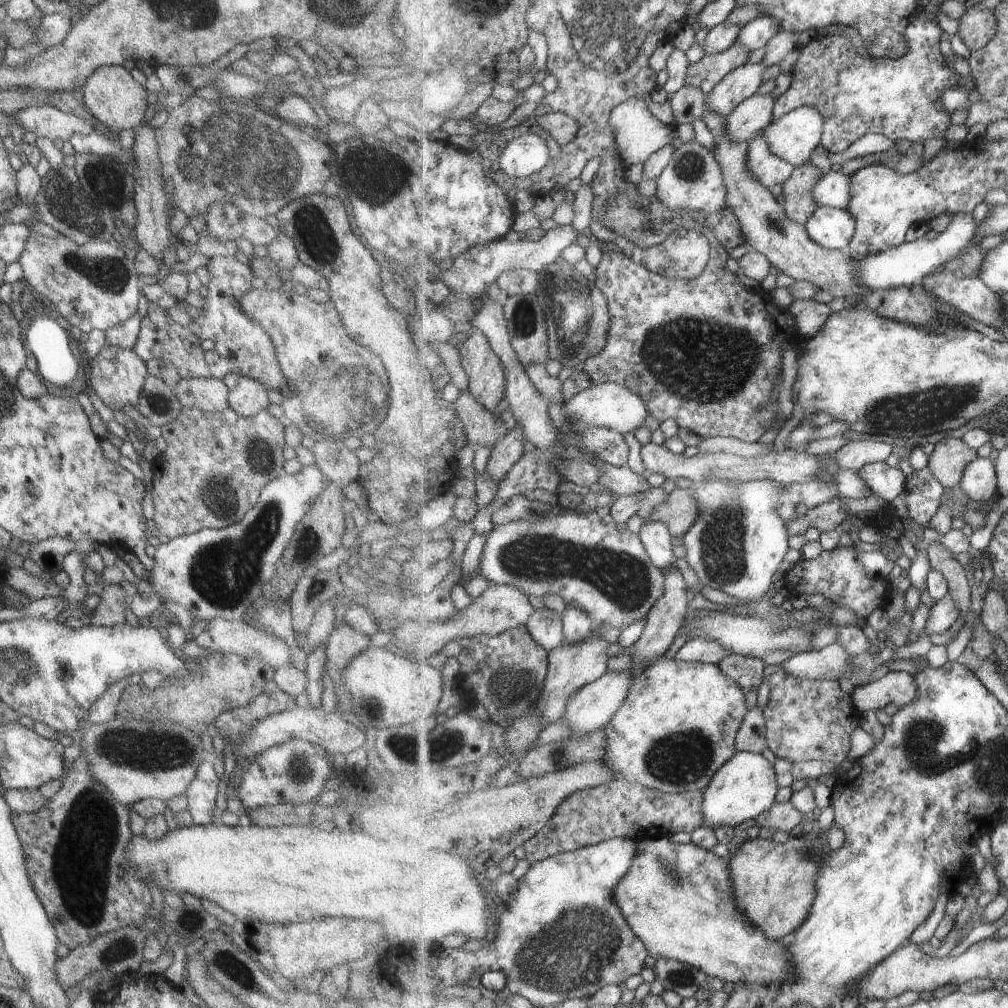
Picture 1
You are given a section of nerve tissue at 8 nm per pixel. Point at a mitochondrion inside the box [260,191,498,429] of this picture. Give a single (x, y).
(320, 241)

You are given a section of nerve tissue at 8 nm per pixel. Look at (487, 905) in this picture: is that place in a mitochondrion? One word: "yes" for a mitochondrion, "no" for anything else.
no

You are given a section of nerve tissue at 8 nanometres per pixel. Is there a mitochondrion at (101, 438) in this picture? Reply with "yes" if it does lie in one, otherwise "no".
no

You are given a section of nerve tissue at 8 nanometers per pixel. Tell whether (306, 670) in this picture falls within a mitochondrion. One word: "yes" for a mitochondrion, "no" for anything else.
no

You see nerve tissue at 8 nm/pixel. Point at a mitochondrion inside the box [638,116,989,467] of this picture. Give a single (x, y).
(901, 414)

